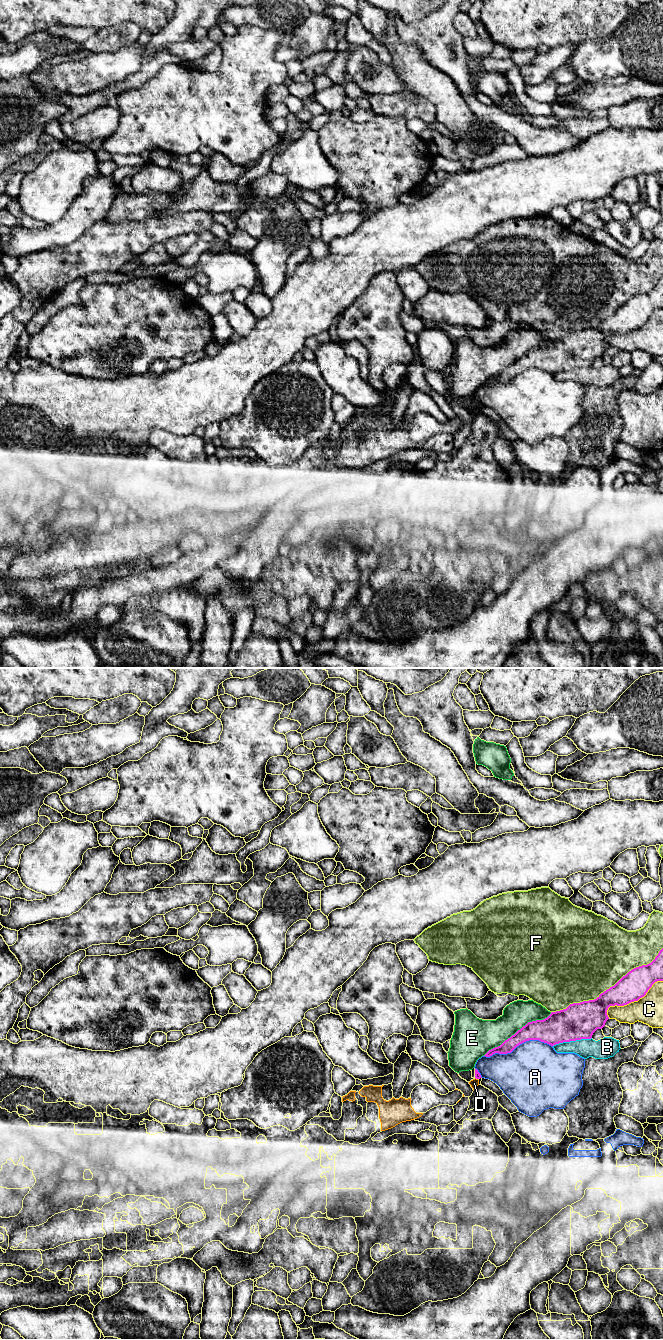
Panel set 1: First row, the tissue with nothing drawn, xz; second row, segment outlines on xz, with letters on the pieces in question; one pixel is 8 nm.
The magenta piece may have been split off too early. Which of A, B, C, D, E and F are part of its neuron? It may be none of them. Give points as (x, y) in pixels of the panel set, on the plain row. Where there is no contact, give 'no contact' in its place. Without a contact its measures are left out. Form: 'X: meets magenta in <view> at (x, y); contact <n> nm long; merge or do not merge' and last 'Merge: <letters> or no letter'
A: meets magenta in xz at (518, 373); contact 550 nm long; do not merge
B: meets magenta in xz at (572, 368); contact 320 nm long; do not merge
C: meets magenta in xz at (632, 329); contact 550 nm long; do not merge
D: meets magenta in xz at (476, 406); contact 30 nm long; merge
E: meets magenta in xz at (518, 358); contact 650 nm long; do not merge
F: meets magenta in xz at (609, 316); contact 1050 nm long; do not merge
Merge: D

